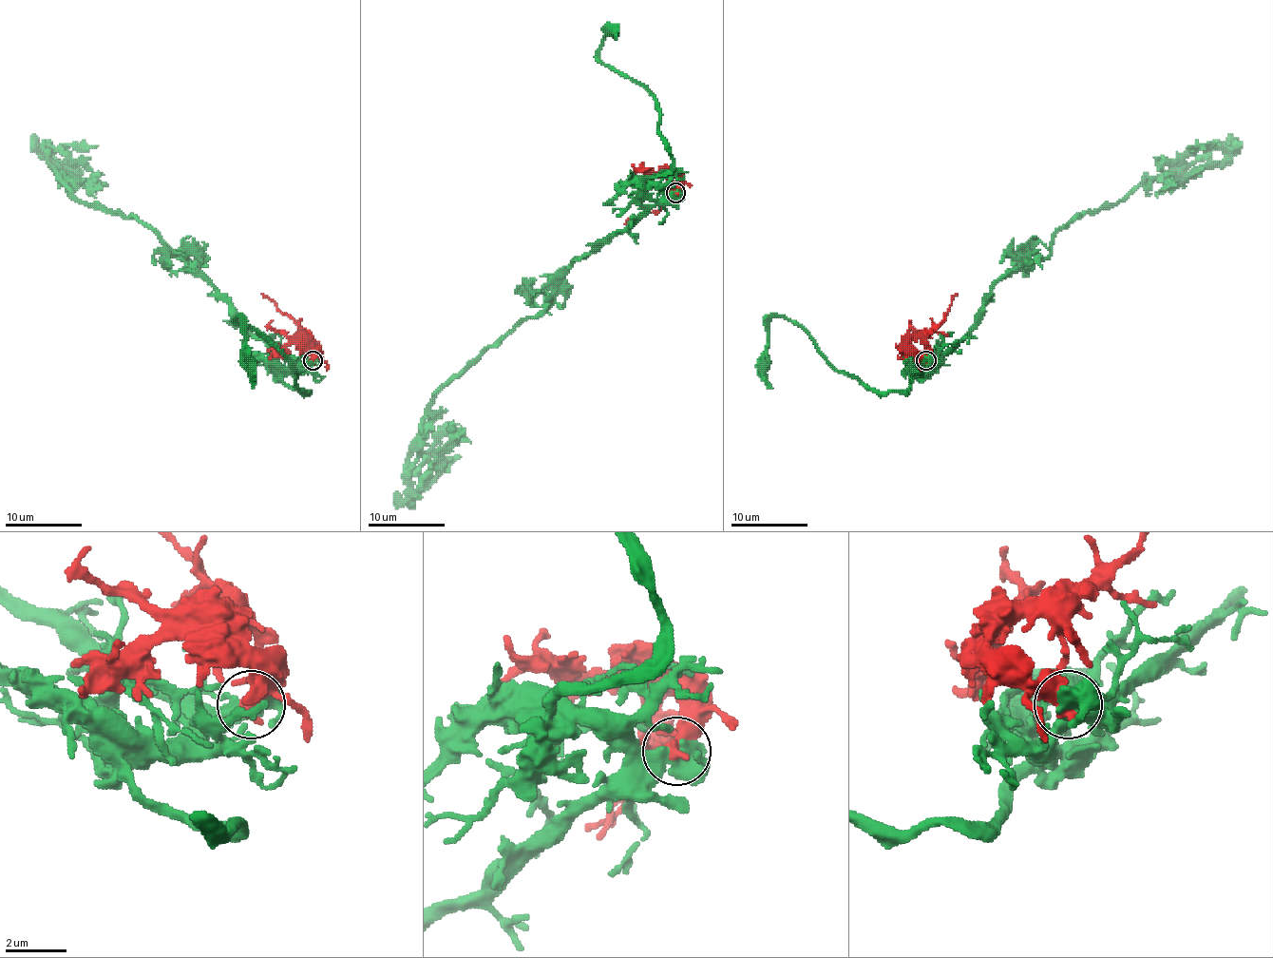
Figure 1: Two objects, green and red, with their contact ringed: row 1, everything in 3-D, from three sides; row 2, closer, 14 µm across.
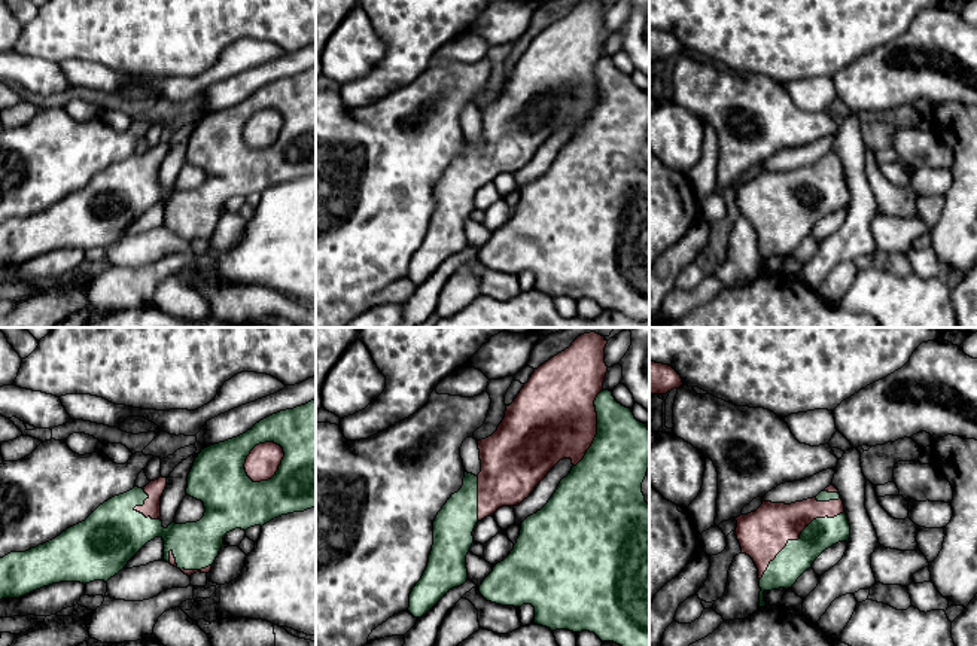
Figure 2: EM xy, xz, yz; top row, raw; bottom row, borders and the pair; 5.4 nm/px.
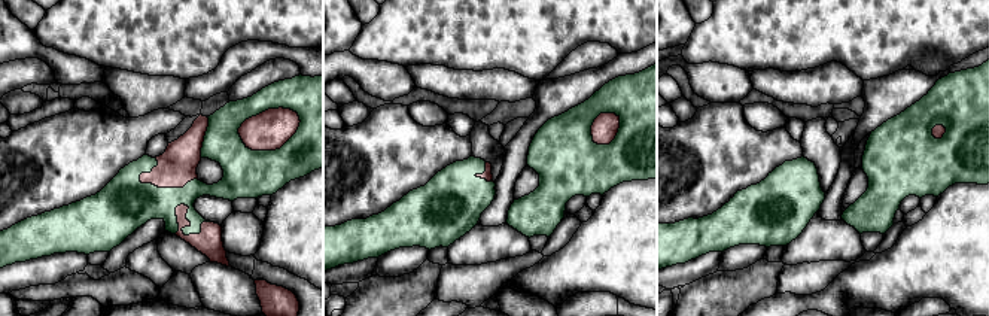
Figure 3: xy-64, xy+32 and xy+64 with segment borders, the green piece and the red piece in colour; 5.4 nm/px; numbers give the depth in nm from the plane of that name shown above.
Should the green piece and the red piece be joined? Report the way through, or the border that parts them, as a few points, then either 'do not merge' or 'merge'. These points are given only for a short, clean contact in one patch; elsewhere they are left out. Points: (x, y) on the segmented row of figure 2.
merge

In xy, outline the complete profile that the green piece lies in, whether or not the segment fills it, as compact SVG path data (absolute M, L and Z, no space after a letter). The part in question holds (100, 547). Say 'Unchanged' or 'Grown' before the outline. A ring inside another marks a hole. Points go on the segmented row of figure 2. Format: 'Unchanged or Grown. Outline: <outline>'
Grown. Outline: M316 399L293 409L280 411L246 433L210 445L198 454L188 475L186 494L204 503L204 517L197 522L164 528L161 496L167 478L159 476L146 487L115 496L100 505L85 521L67 528L55 539L25 552L0 558L0 600L19 598L60 582L107 582L150 540L164 540L164 561L191 576L209 573L223 537L235 530L264 525L281 515L304 512L316 506Z

